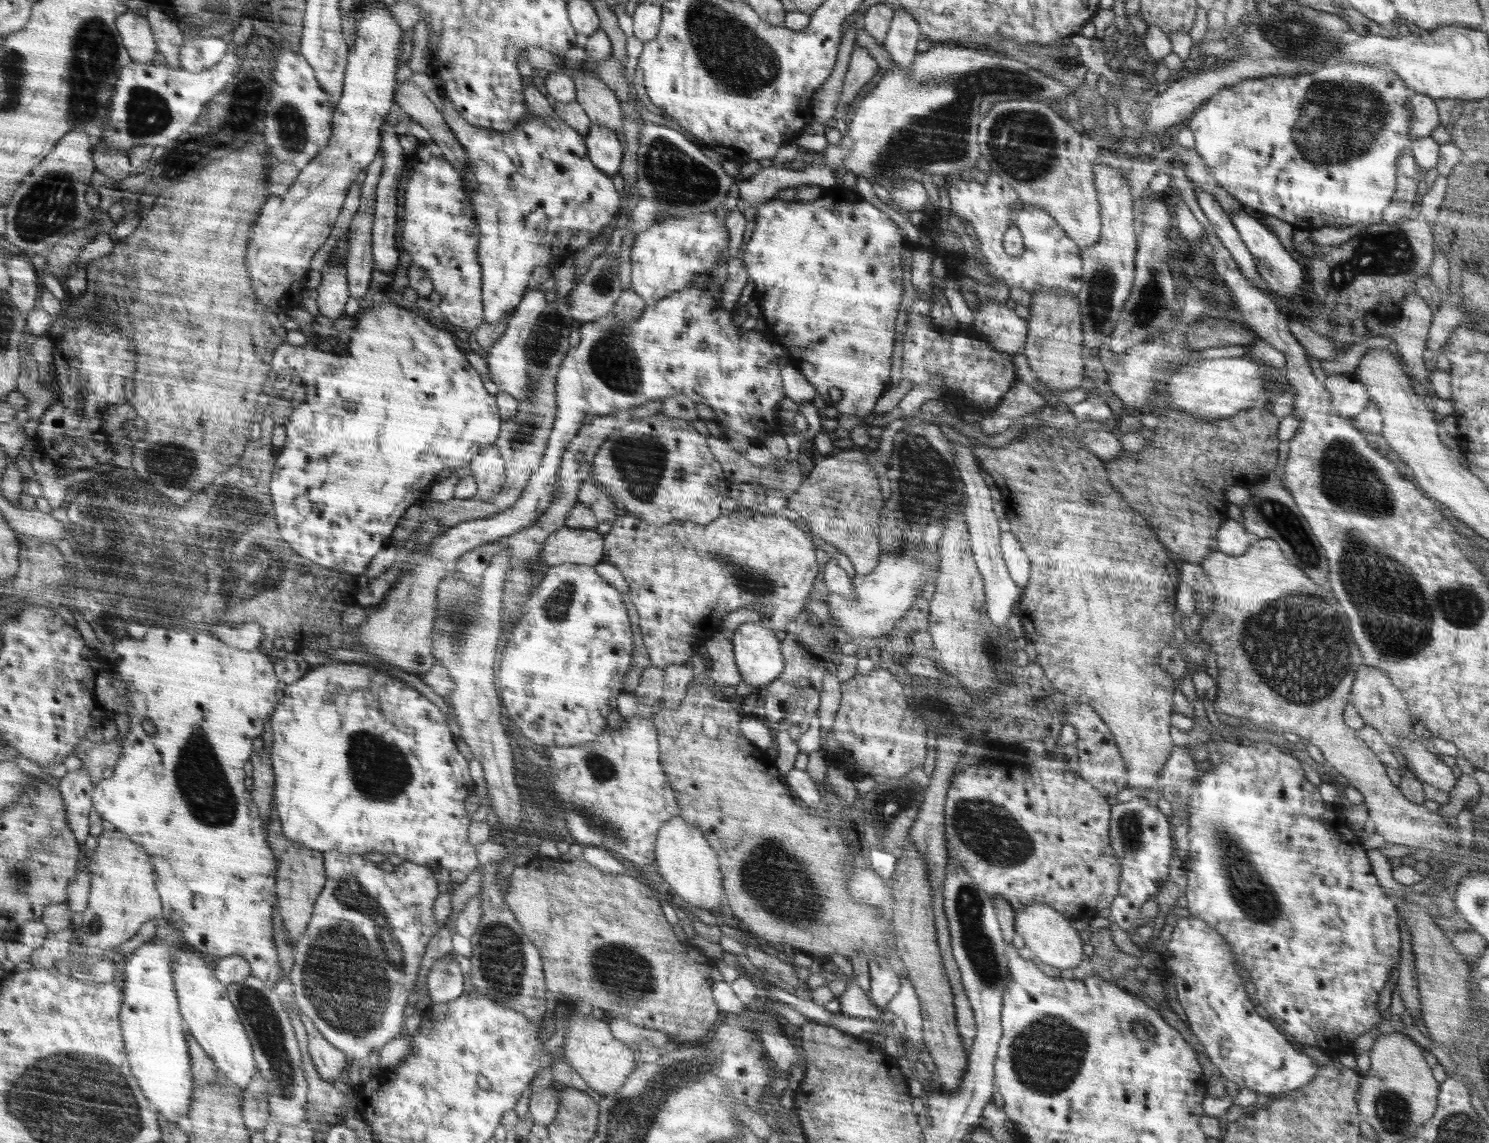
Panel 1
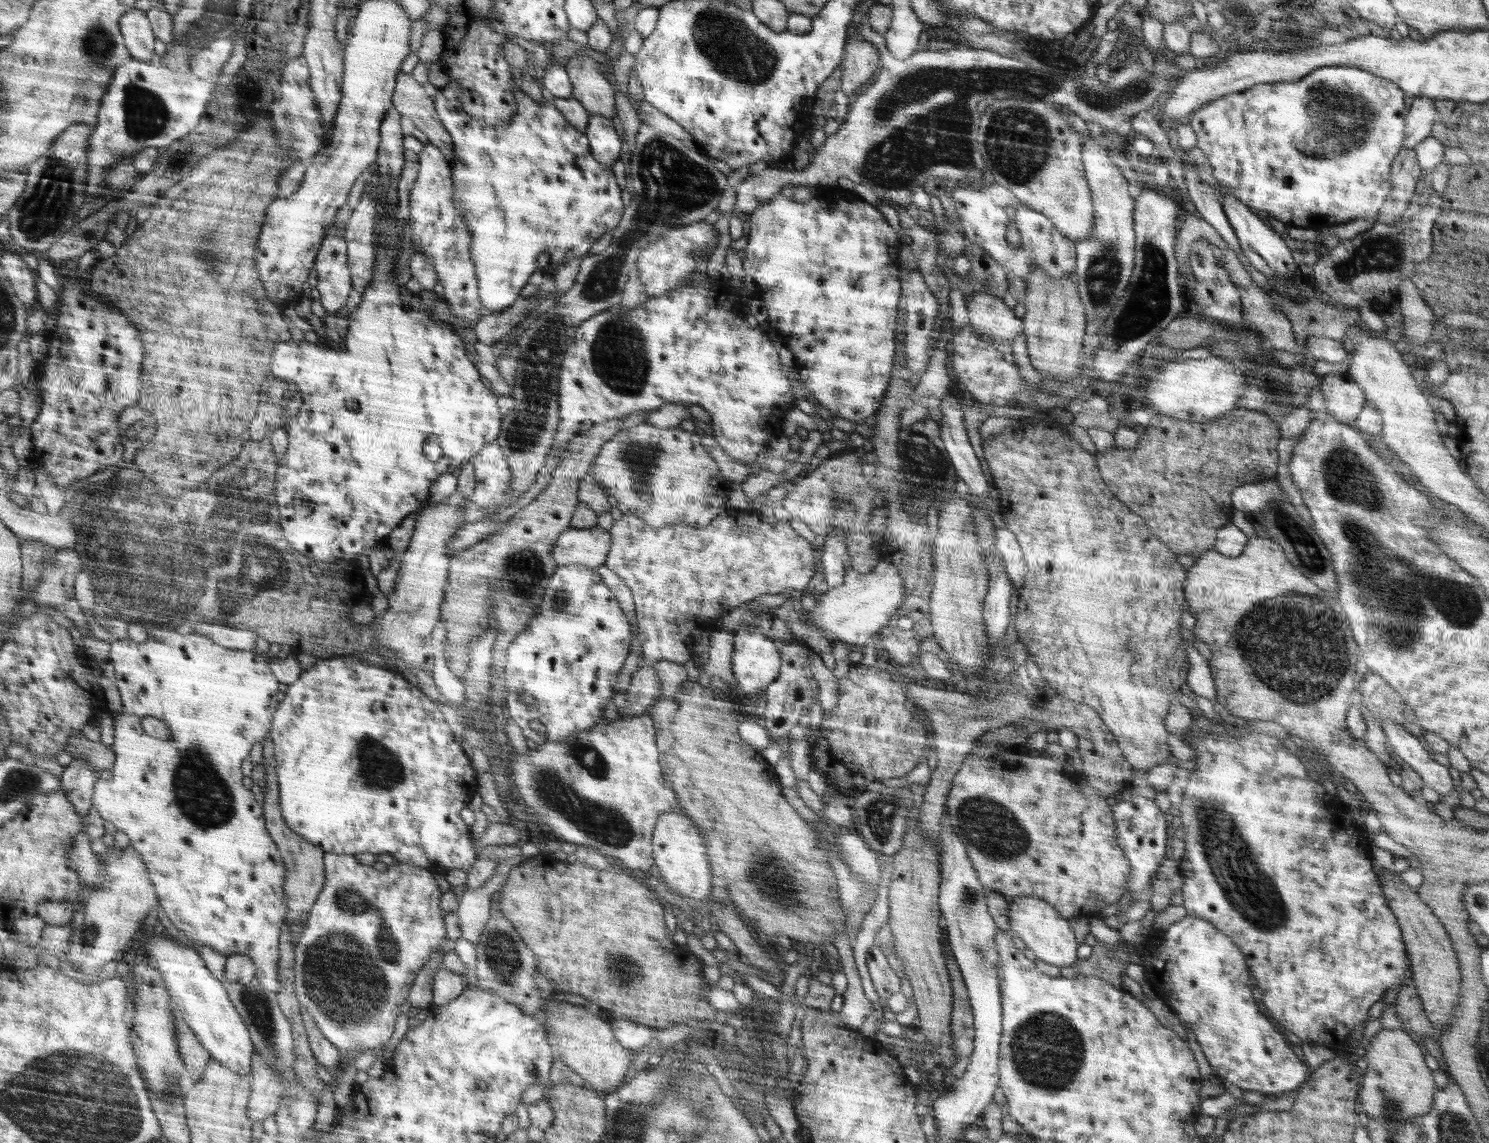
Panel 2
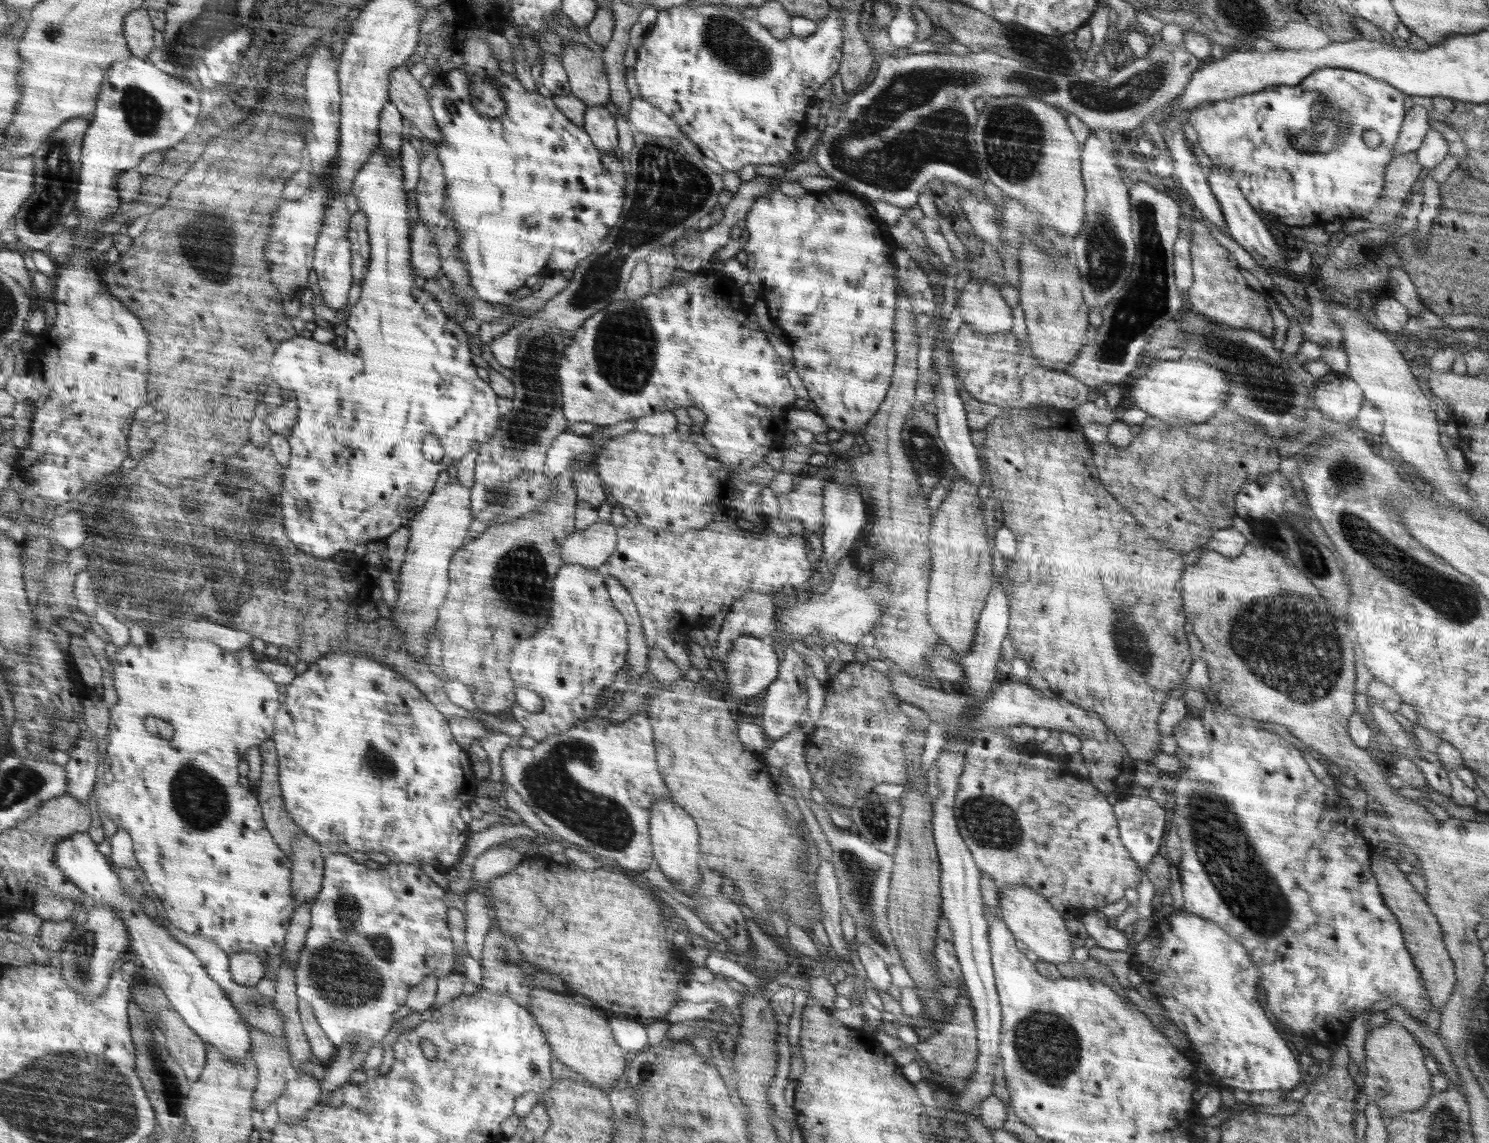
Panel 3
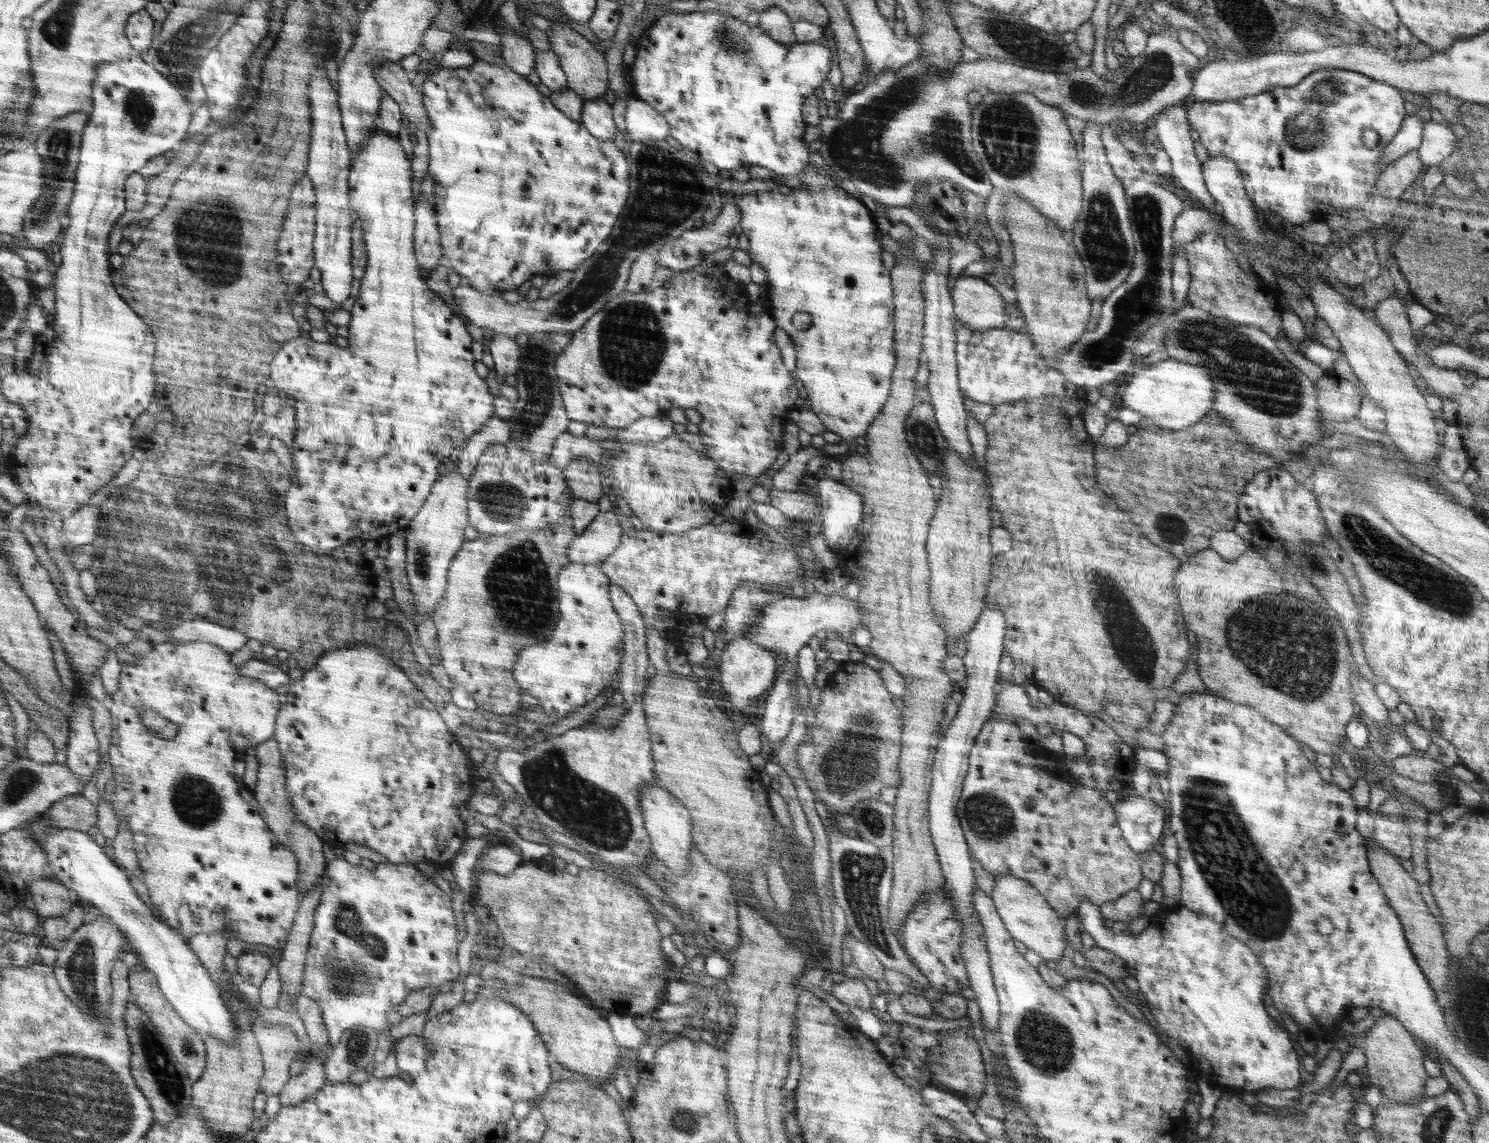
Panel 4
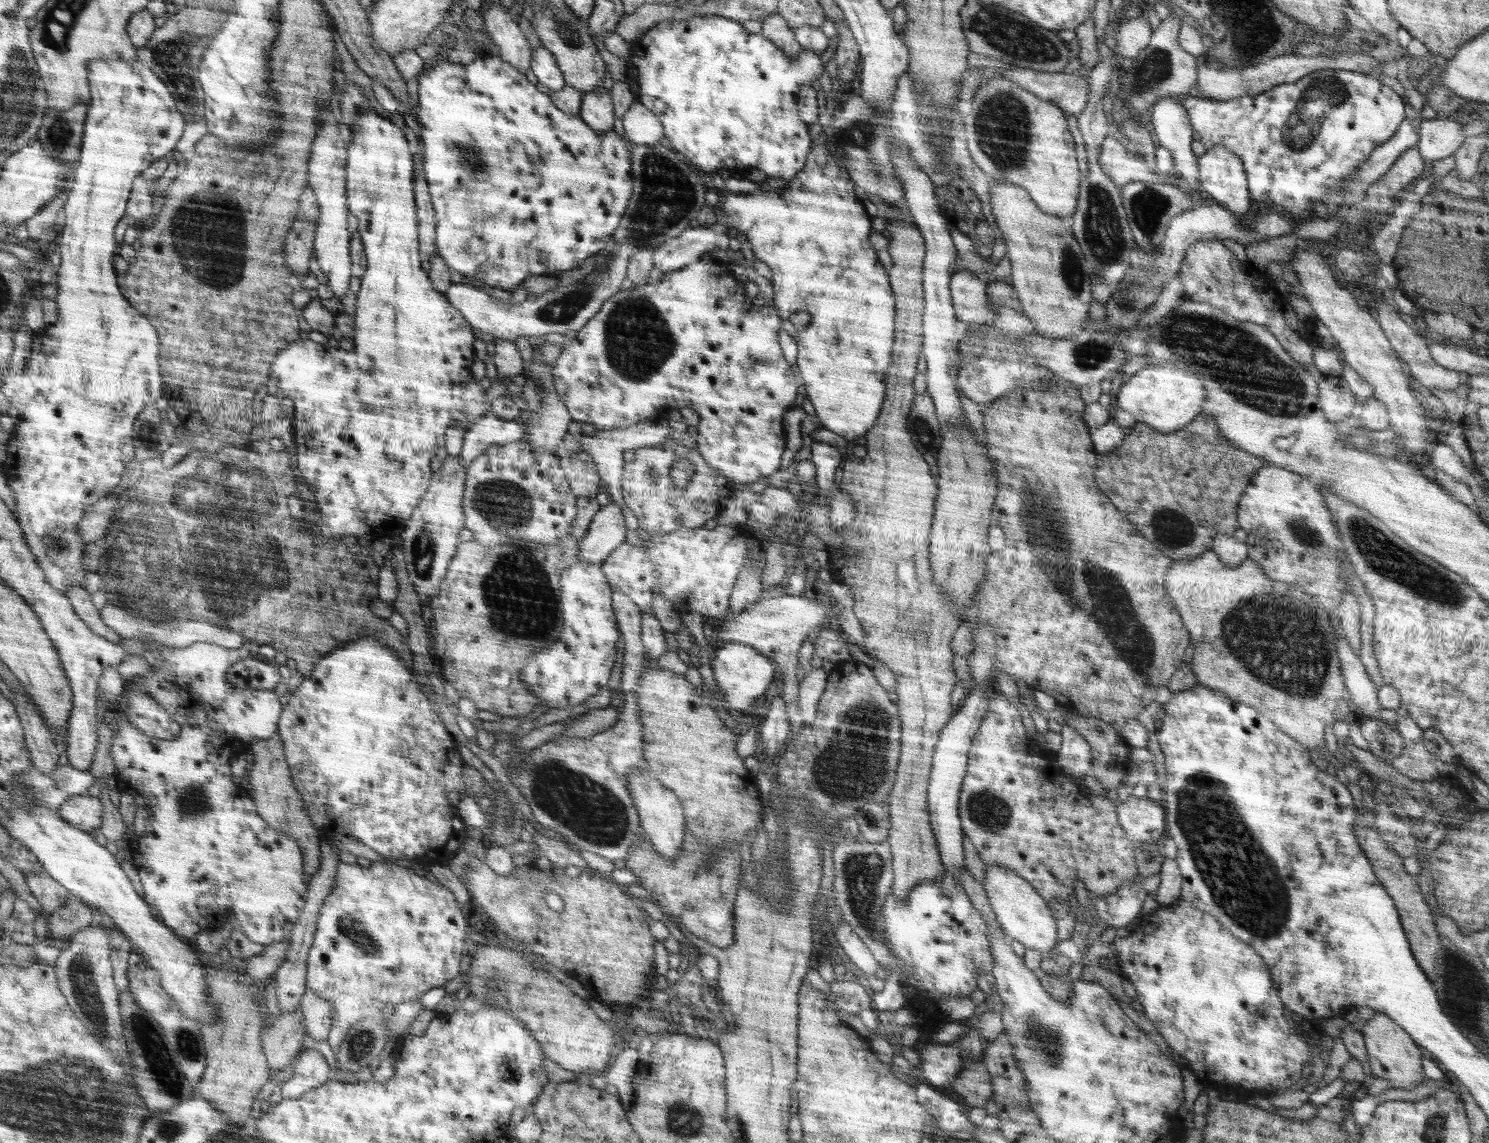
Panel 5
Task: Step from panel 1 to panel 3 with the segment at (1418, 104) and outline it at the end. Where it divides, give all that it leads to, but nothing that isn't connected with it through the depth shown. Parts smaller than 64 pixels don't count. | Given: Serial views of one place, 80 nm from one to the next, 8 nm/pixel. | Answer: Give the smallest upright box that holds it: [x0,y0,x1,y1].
[1392,105,1432,158]

